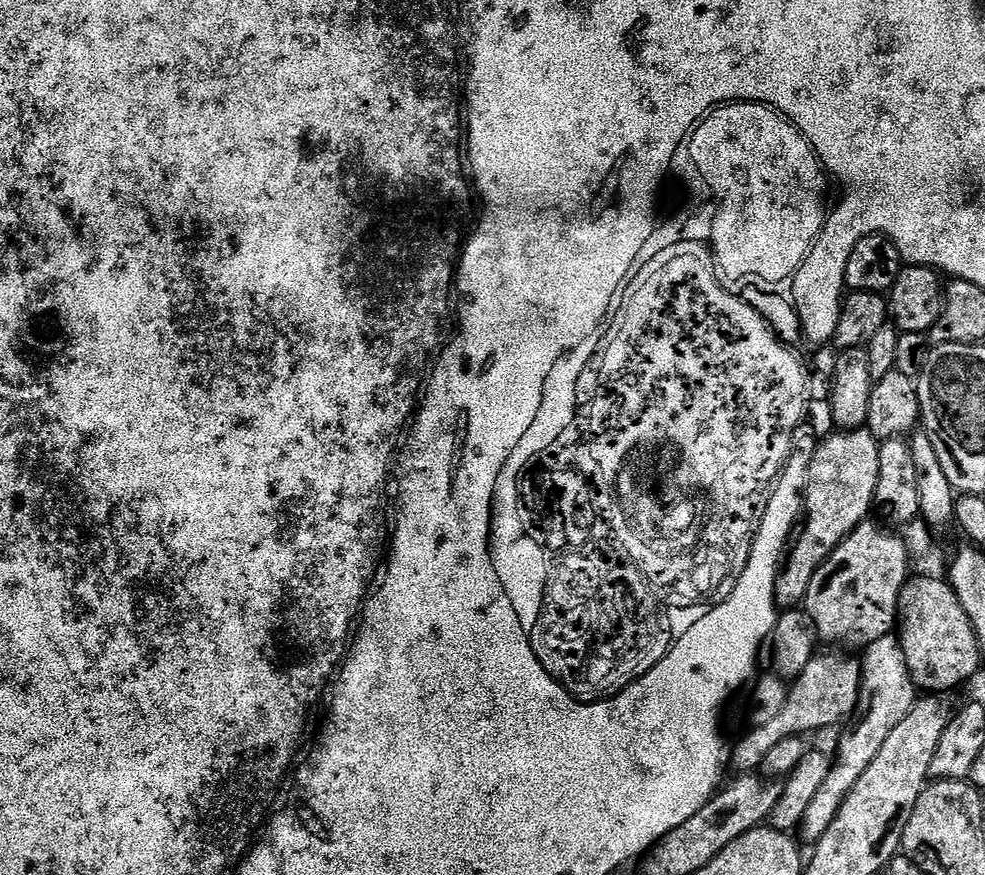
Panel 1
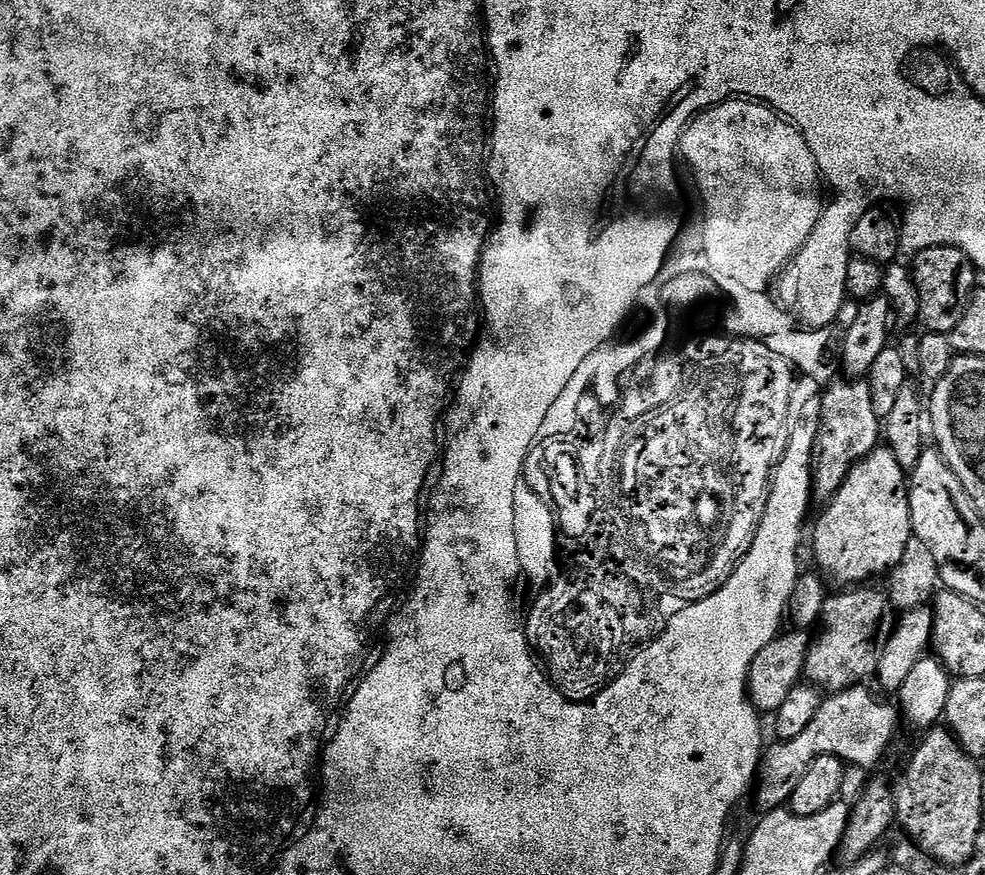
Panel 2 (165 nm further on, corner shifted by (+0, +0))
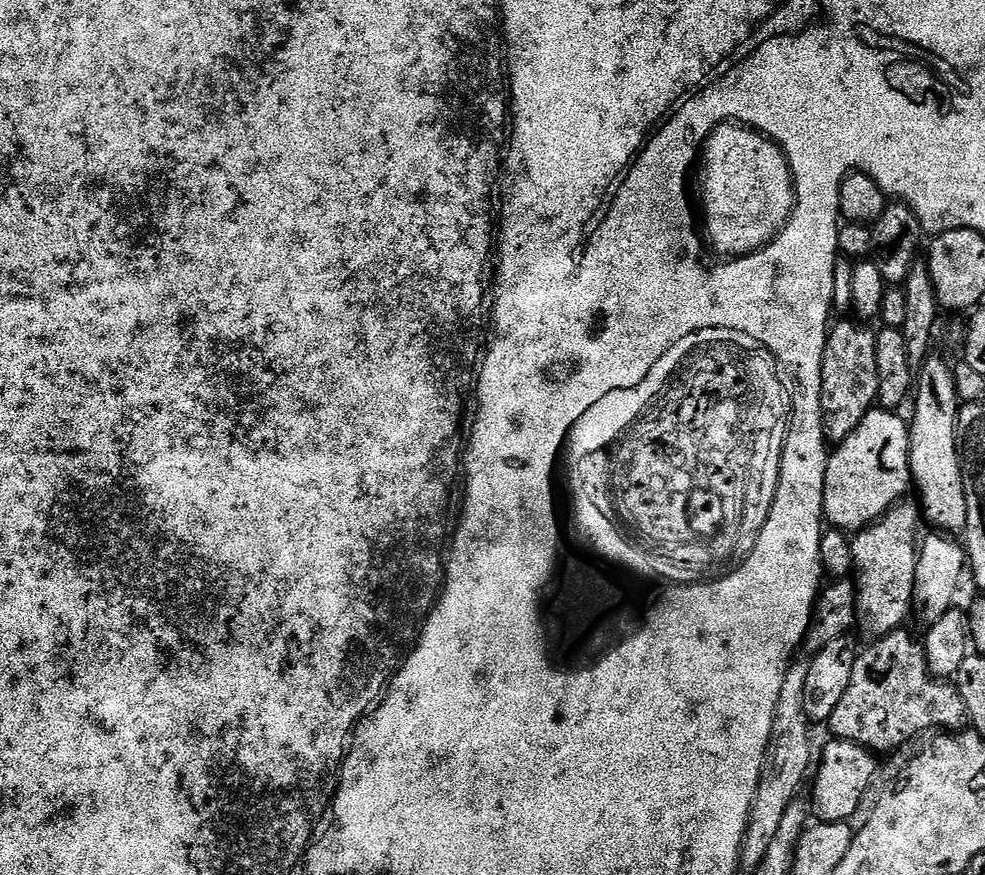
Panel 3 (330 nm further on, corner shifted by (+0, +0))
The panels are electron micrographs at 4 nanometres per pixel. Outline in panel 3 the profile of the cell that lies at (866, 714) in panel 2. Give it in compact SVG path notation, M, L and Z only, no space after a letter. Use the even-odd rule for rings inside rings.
M897 630L886 634L881 640L872 640L869 648L865 647L859 653L846 694L826 721L826 728L832 731L831 735L835 739L853 740L863 748L881 754L880 752L892 752L895 748L902 747L907 740L914 739L927 728L964 730L969 727L966 702L962 702L962 694L958 694L955 683L932 675L932 671L928 669L923 643L904 631Z

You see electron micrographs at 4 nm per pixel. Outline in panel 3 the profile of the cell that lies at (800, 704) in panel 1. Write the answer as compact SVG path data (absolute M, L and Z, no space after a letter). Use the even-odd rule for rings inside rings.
M897 502L874 524L869 524L862 531L851 537L852 563L854 565L854 583L856 585L856 618L859 627L872 640L881 640L886 634L897 631L900 624L913 611L912 595L914 594L914 574L918 555L918 536L916 527L922 524L922 512L915 503Z

